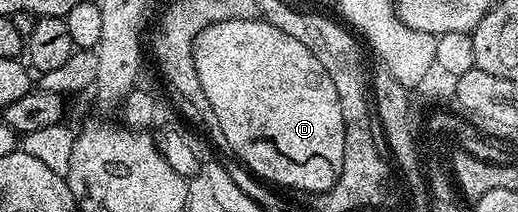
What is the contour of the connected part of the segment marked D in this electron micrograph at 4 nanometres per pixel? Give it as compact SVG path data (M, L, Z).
M262 18L226 19L205 28L195 39L195 48L193 49L197 81L201 81L201 89L217 117L217 127L221 129L223 134L222 142L231 146L231 151L235 154L232 156L242 163L252 175L276 188L292 187L295 191L308 191L311 195L320 194L319 196L322 196L335 186L345 161L345 121L341 117L337 89L333 85L333 81L329 81L329 73L325 73L321 61L317 61L317 57L313 57L313 53L309 53L309 49L305 49L305 45L301 45L301 41L297 41L297 37L289 37L289 33L281 33L281 29L276 27L274 22L263 22Z

